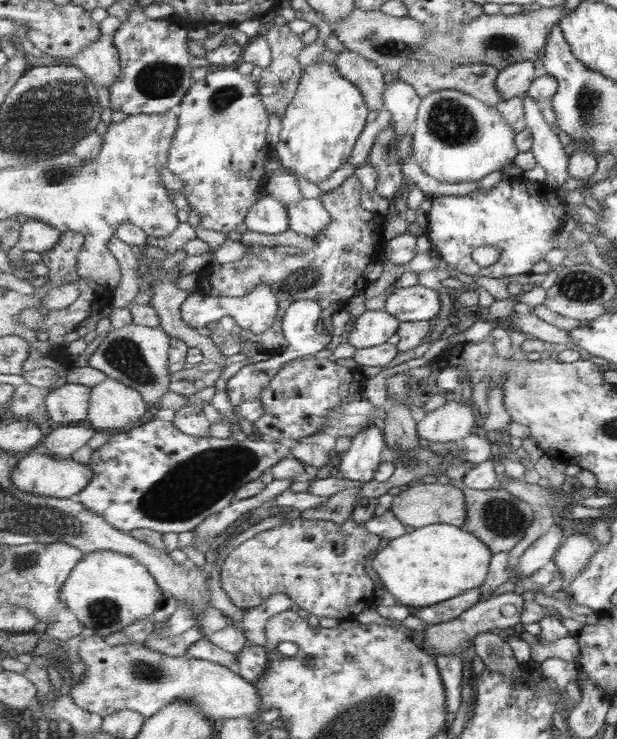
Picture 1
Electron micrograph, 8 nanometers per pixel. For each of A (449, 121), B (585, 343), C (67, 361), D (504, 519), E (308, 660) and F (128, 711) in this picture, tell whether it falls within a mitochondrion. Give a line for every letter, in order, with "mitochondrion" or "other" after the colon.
A: mitochondrion
B: other
C: other
D: mitochondrion
E: other
F: other

